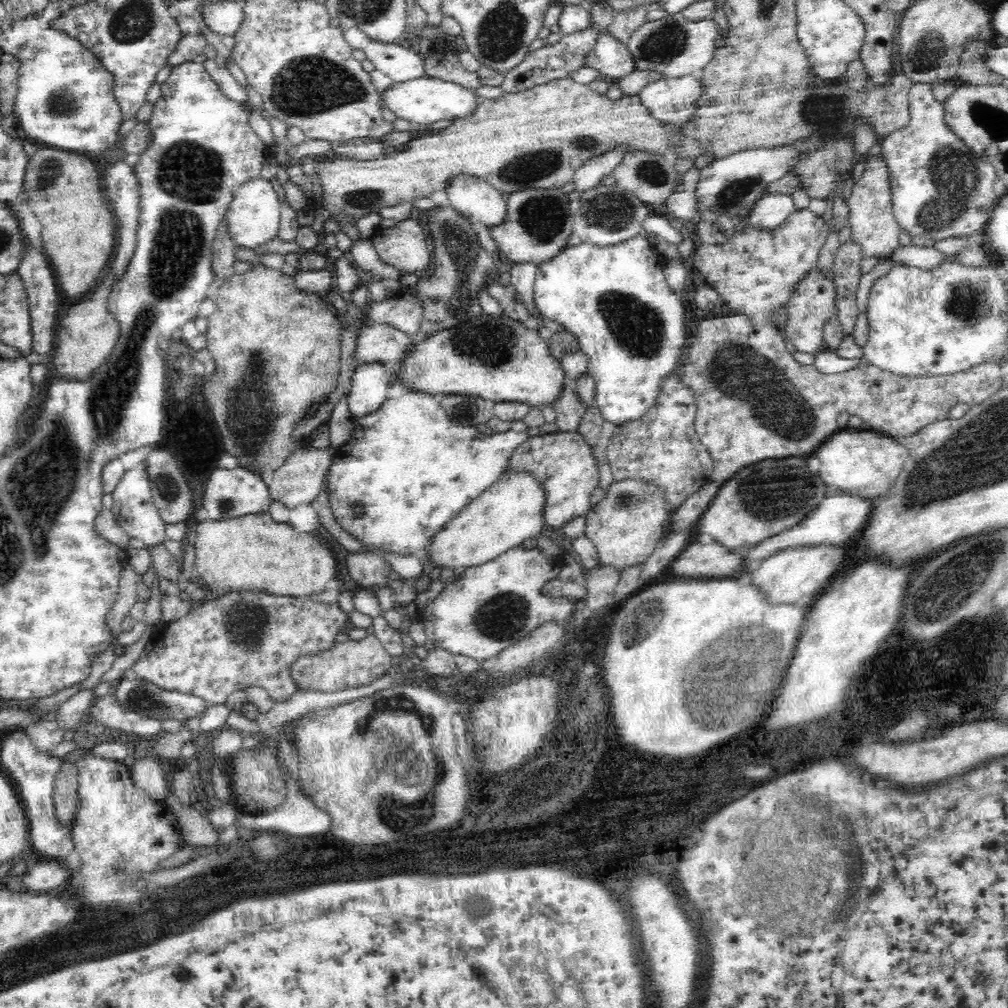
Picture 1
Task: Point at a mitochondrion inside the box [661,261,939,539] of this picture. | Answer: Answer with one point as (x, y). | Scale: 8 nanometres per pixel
(735, 370)

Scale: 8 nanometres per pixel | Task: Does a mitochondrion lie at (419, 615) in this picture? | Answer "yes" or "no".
no

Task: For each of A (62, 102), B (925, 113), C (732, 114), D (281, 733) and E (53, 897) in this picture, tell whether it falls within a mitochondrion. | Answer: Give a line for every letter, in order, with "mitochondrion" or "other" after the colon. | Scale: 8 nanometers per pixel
A: mitochondrion
B: other
C: other
D: other
E: other

